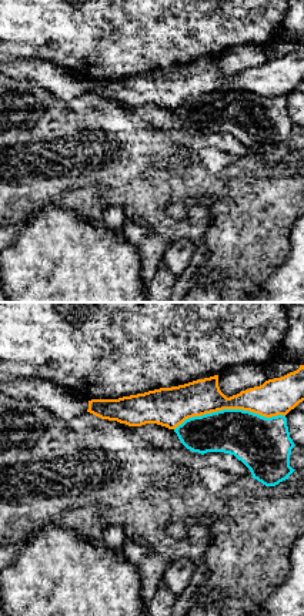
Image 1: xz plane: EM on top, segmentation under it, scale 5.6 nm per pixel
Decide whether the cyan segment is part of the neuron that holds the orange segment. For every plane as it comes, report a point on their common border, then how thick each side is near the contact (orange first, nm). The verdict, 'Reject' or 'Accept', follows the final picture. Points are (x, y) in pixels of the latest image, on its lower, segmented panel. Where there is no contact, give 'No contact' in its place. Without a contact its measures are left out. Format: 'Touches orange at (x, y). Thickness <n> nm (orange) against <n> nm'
Touches orange at (229, 408). Thickness 200 nm (orange) against 280 nm

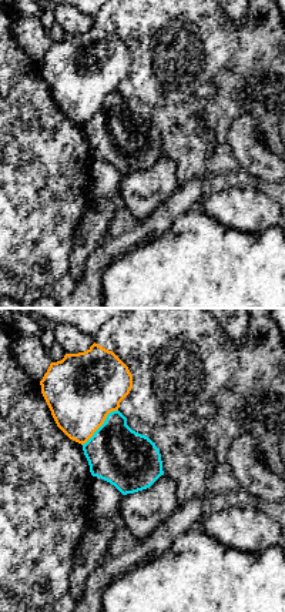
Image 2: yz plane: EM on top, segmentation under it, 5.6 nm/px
Touches orange at (101, 424). Thickness 400 nm (orange) against 320 nm

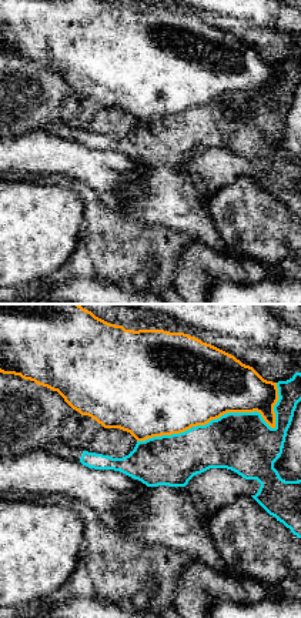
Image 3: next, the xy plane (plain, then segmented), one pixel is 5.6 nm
Touches orange at (227, 411). Thickness 460 nm (orange) against 340 nm

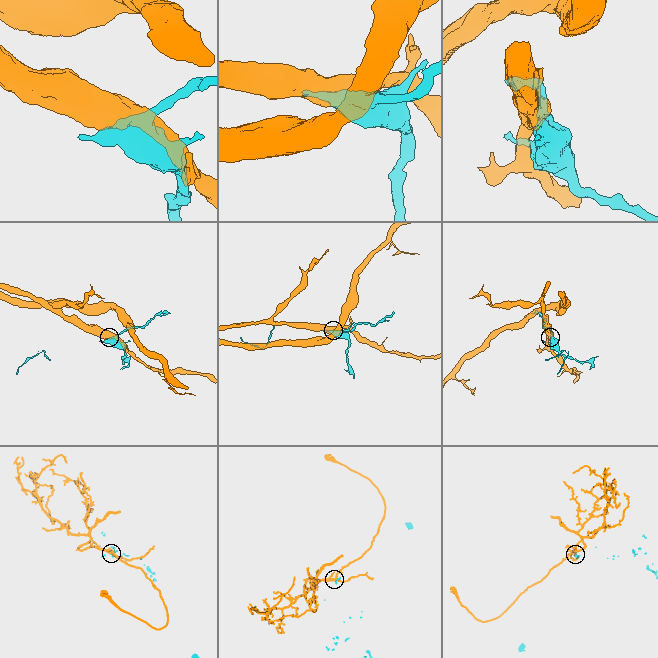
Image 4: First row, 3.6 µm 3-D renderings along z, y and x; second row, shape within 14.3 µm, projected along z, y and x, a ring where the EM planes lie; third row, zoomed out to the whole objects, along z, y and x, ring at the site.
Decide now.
Reject

